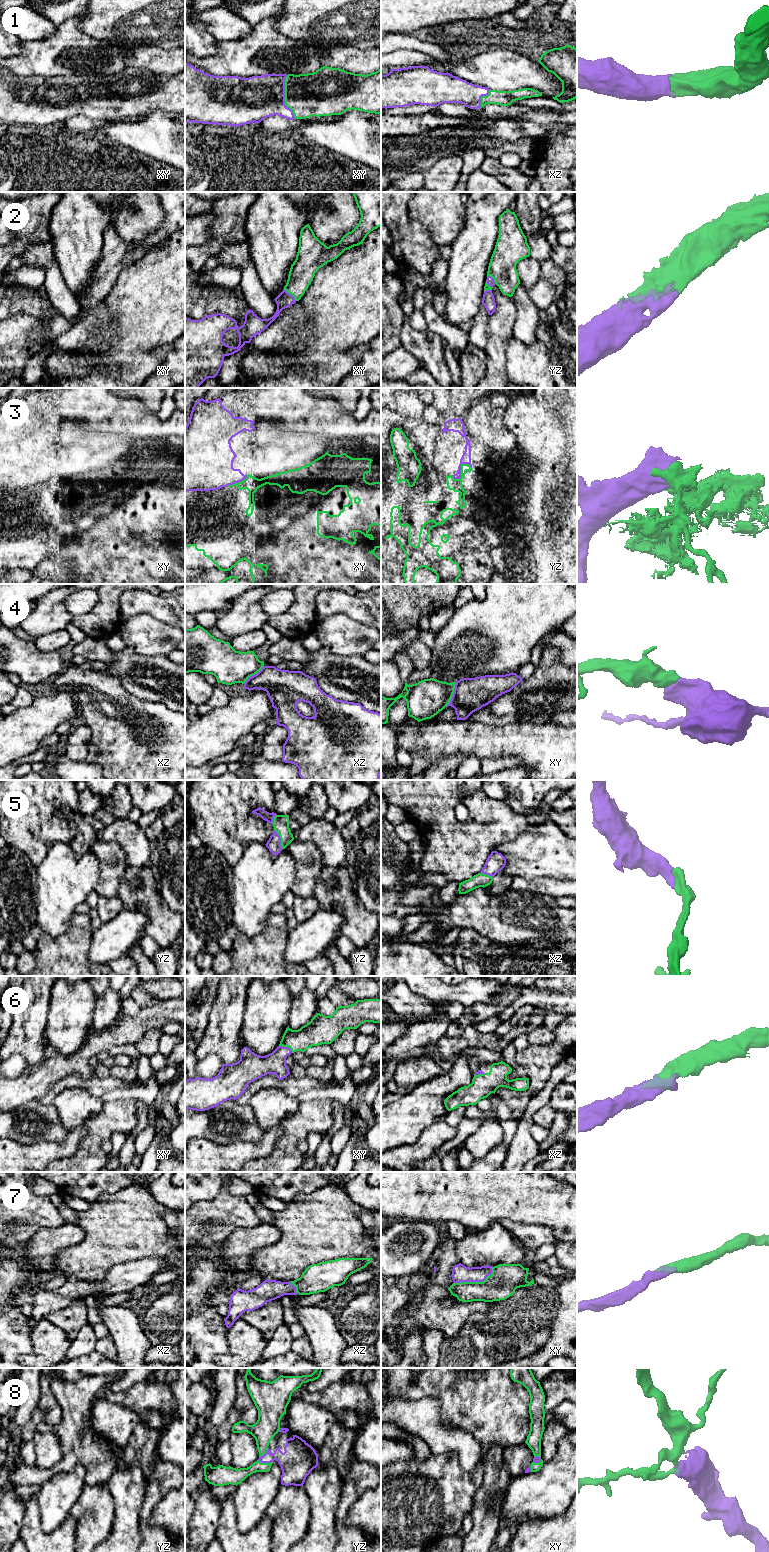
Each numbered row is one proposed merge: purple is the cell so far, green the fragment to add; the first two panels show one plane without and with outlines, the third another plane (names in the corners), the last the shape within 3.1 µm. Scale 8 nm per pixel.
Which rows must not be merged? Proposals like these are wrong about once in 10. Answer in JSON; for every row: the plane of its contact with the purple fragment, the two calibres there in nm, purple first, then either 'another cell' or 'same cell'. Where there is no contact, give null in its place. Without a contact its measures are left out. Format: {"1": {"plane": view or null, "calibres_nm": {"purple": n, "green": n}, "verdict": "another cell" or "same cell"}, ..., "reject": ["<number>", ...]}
{"1": {"plane": "xy", "calibres_nm": {"purple": 360, "green": 360}, "verdict": "same cell"}, "2": {"plane": "xy", "calibres_nm": {"purple": 120, "green": 200}, "verdict": "same cell"}, "3": {"plane": "yz", "calibres_nm": {"purple": 80, "green": 100}, "verdict": "another cell"}, "4": {"plane": "xy", "calibres_nm": {"purple": 280, "green": 300}, "verdict": "same cell"}, "5": {"plane": "yz", "calibres_nm": {"purple": 110, "green": 130}, "verdict": "same cell"}, "6": {"plane": "xy", "calibres_nm": {"purple": 180, "green": 190}, "verdict": "same cell"}, "7": {"plane": "xy", "calibres_nm": {"purple": 140, "green": 240}, "verdict": "same cell"}, "8": {"plane": "yz", "calibres_nm": {"purple": 260, "green": 110}, "verdict": "same cell"}, "reject": ["3"]}

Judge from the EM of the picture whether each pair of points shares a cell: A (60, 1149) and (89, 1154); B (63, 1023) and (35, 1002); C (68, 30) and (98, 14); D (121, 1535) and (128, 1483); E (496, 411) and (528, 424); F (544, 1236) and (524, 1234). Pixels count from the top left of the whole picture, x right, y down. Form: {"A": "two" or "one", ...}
{"A": "two", "B": "two", "C": "two", "D": "one", "E": "two", "F": "one"}

